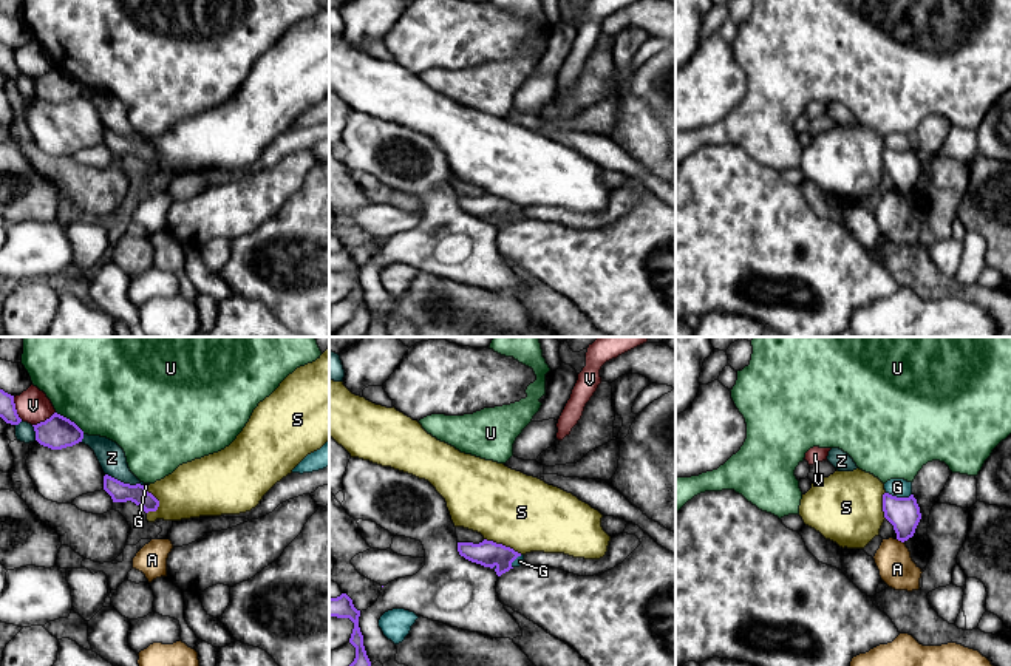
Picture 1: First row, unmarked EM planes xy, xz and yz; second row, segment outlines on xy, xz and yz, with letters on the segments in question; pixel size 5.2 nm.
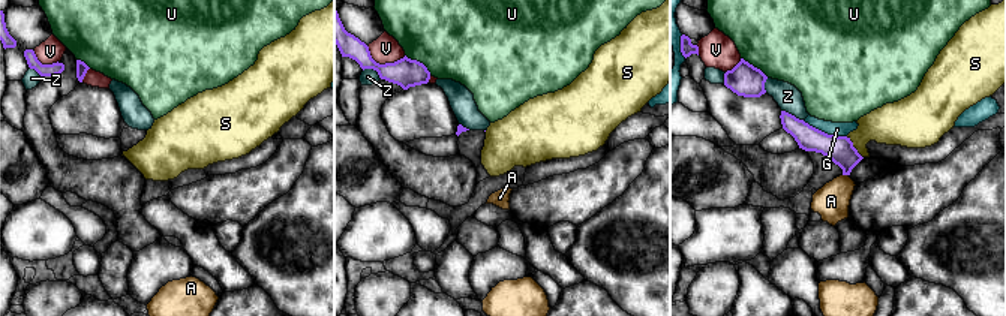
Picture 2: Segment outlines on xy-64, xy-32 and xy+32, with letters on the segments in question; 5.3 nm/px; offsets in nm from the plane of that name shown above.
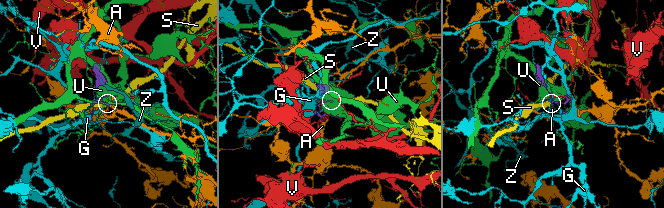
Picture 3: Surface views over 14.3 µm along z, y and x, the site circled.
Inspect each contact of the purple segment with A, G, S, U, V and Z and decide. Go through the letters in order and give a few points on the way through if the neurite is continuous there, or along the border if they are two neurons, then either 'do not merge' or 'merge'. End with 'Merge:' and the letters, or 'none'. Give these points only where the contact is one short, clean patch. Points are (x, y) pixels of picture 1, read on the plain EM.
A: border along yz (897, 192), (903, 197); do not merge
G: do not merge
S: border along xz (484, 192), (509, 200), (521, 207); do not merge
U: do not merge
V: do not merge
Z: do not merge
Merge: none

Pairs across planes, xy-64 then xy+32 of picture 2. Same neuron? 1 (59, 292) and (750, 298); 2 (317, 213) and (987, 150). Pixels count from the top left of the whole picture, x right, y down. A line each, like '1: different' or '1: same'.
1: different
2: different

